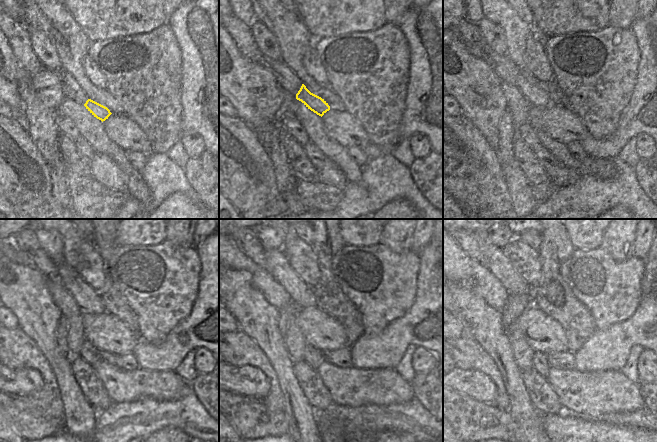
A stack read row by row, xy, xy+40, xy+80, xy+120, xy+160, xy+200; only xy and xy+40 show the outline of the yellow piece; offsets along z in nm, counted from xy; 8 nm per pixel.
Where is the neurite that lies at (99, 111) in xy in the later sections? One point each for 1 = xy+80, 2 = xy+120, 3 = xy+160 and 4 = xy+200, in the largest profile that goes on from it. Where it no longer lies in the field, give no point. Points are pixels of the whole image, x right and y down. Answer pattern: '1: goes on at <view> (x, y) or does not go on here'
1: goes on at xy+80 (529, 86)
2: goes on at xy+120 (88, 302)
3: goes on at xy+160 (276, 264)
4: goes on at xy+200 (493, 258)

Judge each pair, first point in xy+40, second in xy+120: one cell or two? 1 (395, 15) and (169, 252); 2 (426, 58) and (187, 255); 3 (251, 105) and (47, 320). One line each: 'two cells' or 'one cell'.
1: two cells
2: two cells
3: one cell

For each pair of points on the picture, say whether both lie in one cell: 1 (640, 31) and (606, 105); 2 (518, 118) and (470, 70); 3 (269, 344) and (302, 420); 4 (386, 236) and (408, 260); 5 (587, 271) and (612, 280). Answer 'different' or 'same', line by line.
1: different
2: different
3: same
4: different
5: same

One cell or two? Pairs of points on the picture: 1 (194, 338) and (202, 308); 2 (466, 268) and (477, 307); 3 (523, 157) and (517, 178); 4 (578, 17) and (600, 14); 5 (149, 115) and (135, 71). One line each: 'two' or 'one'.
1: one
2: two
3: two
4: one
5: one

